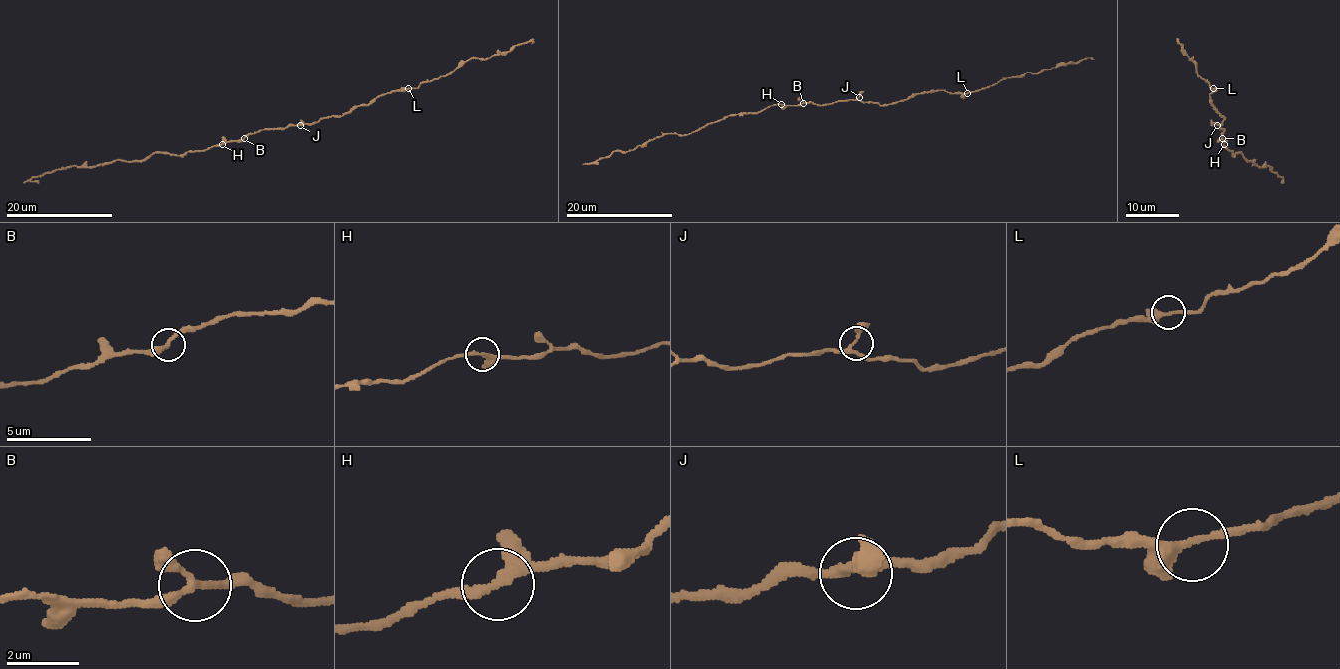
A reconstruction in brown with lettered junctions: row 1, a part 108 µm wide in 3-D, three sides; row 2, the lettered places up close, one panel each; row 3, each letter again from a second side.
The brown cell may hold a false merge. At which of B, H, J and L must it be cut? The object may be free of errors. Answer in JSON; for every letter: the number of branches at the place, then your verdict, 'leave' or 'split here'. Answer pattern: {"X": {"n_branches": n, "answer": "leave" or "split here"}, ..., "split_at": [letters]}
{"B": {"n_branches": 3, "answer": "leave"}, "H": {"n_branches": 3, "answer": "leave"}, "J": {"n_branches": 3, "answer": "leave"}, "L": {"n_branches": 3, "answer": "leave"}, "split_at": []}

